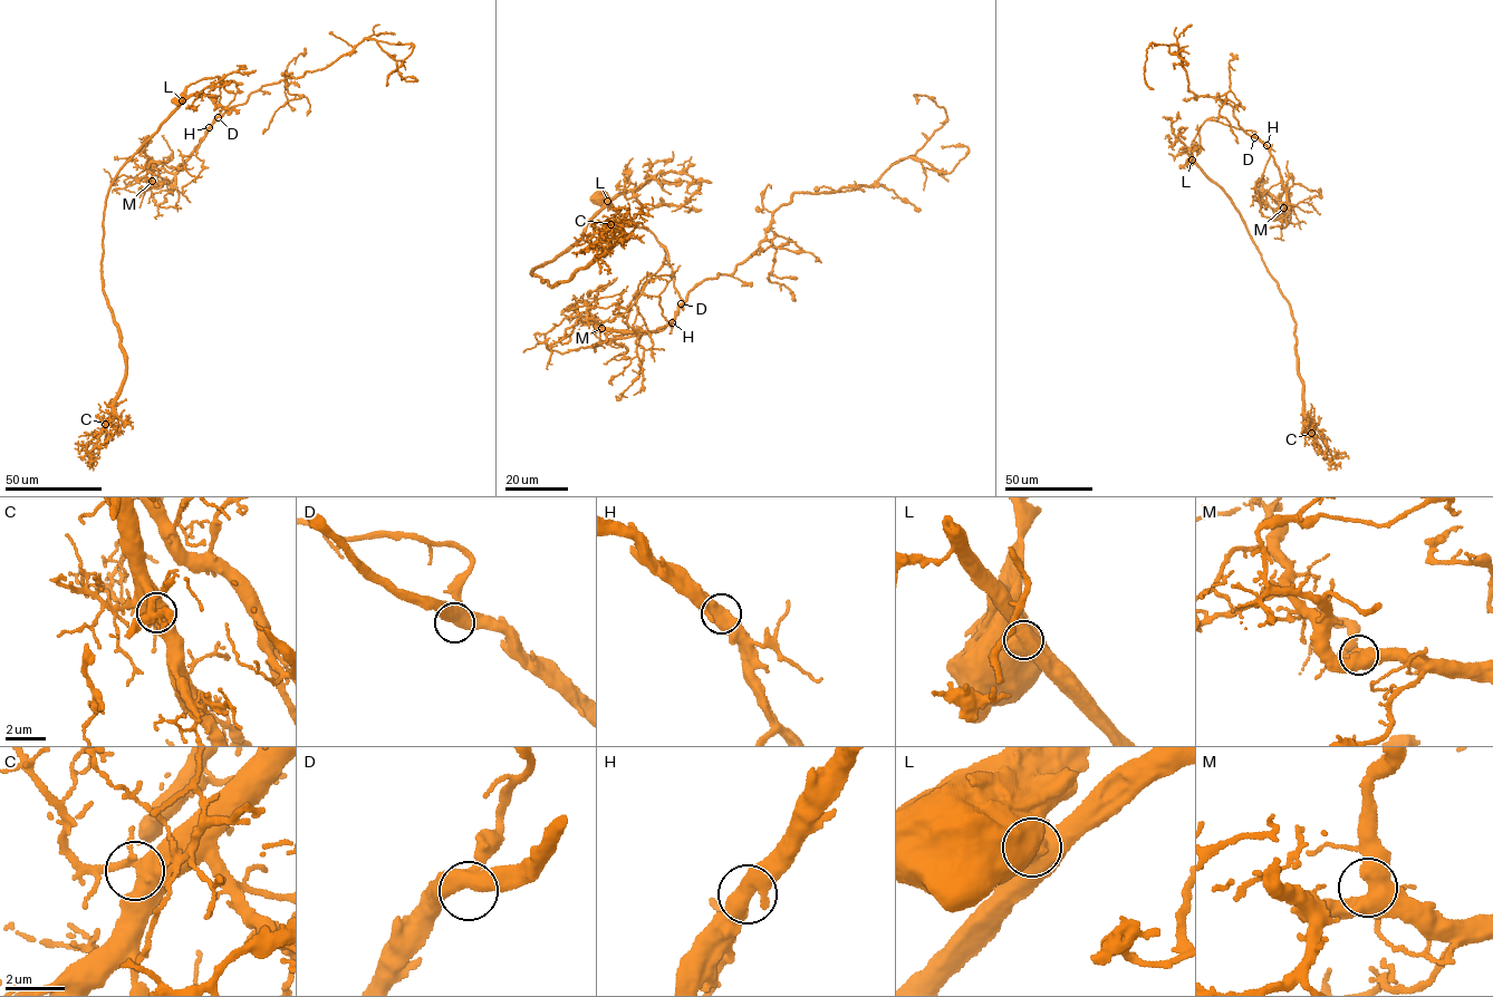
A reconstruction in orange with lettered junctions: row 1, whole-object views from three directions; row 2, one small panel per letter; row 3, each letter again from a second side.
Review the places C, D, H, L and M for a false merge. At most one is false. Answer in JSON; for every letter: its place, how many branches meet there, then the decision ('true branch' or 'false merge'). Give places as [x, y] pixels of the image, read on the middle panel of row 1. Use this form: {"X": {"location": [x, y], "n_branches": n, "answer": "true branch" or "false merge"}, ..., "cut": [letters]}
{"C": {"location": [610, 224], "n_branches": 3, "answer": "true branch"}, "D": {"location": [681, 303], "n_branches": 3, "answer": "true branch"}, "H": {"location": [672, 322], "n_branches": 3, "answer": "true branch"}, "L": {"location": [607, 201], "n_branches": 3, "answer": "false merge"}, "M": {"location": [601, 328], "n_branches": 3, "answer": "true branch"}, "cut": ["L"]}

